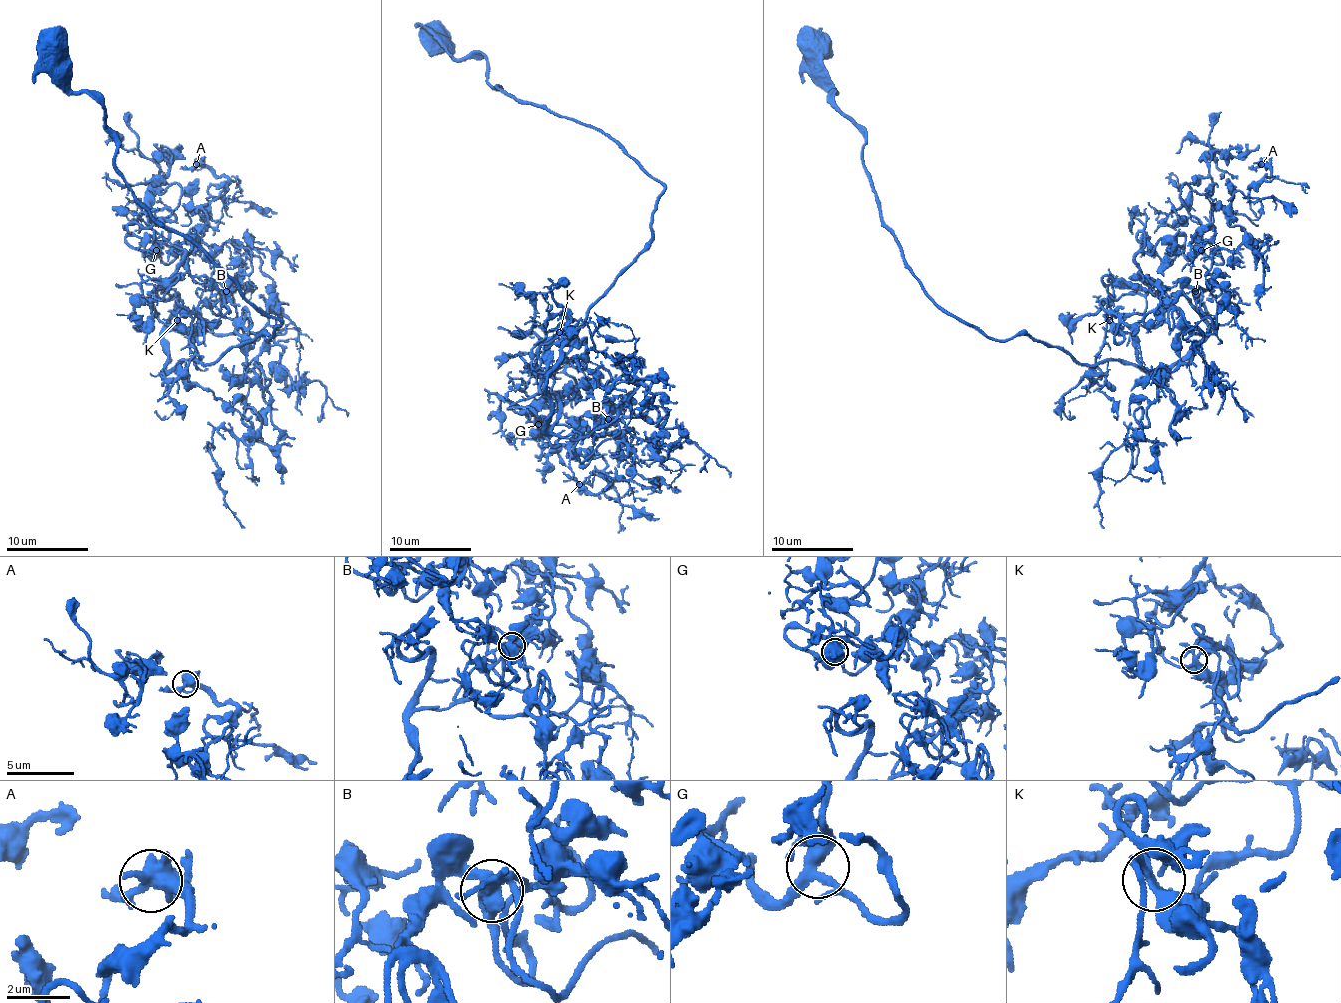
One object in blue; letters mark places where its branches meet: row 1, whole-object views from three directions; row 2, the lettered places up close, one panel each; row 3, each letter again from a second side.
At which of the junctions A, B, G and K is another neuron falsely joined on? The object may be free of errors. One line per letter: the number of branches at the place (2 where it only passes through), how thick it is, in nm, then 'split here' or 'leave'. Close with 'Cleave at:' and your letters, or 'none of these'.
A: 6 branches meet; 480 nm thick; leave
B: 5 branches meet; 440 nm thick; leave
G: 4 branches meet; 360 nm thick; leave
K: 5 branches meet; 280 nm thick; leave
Cleave at: none of these

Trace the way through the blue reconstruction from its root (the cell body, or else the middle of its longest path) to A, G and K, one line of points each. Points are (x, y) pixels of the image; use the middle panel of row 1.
A: (433, 36), (663, 186), (538, 350), (579, 396), (509, 408), (555, 447), (585, 426), (610, 486), (579, 484)
G: (433, 36), (663, 186), (647, 248), (540, 346), (532, 371), (565, 359), (579, 396), (509, 408), (538, 424)
K: (433, 36), (454, 59), (483, 57), (493, 88), (602, 129), (663, 186), (647, 248), (575, 330), (559, 332)

